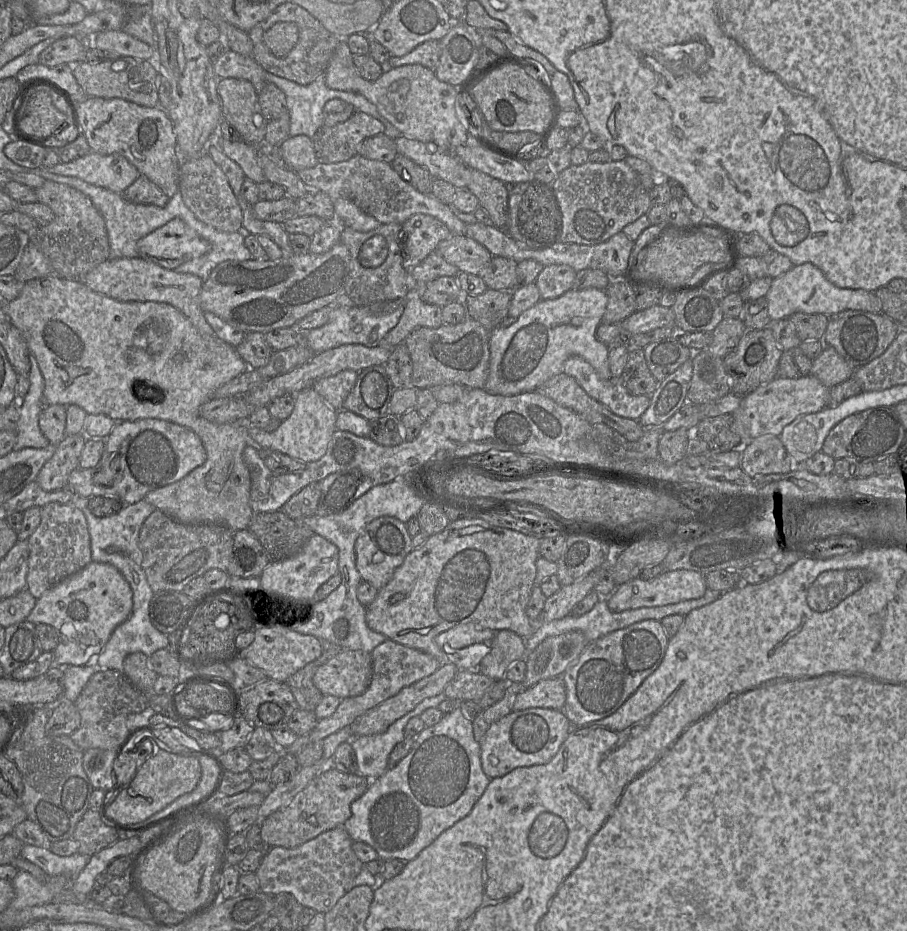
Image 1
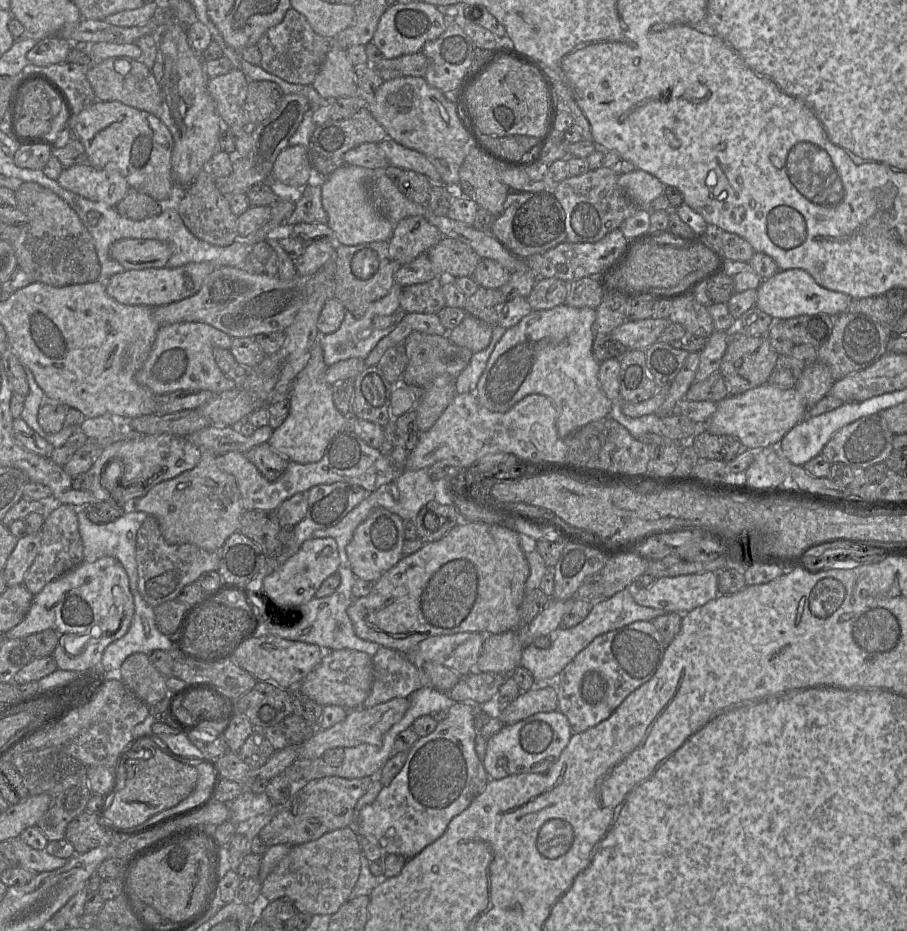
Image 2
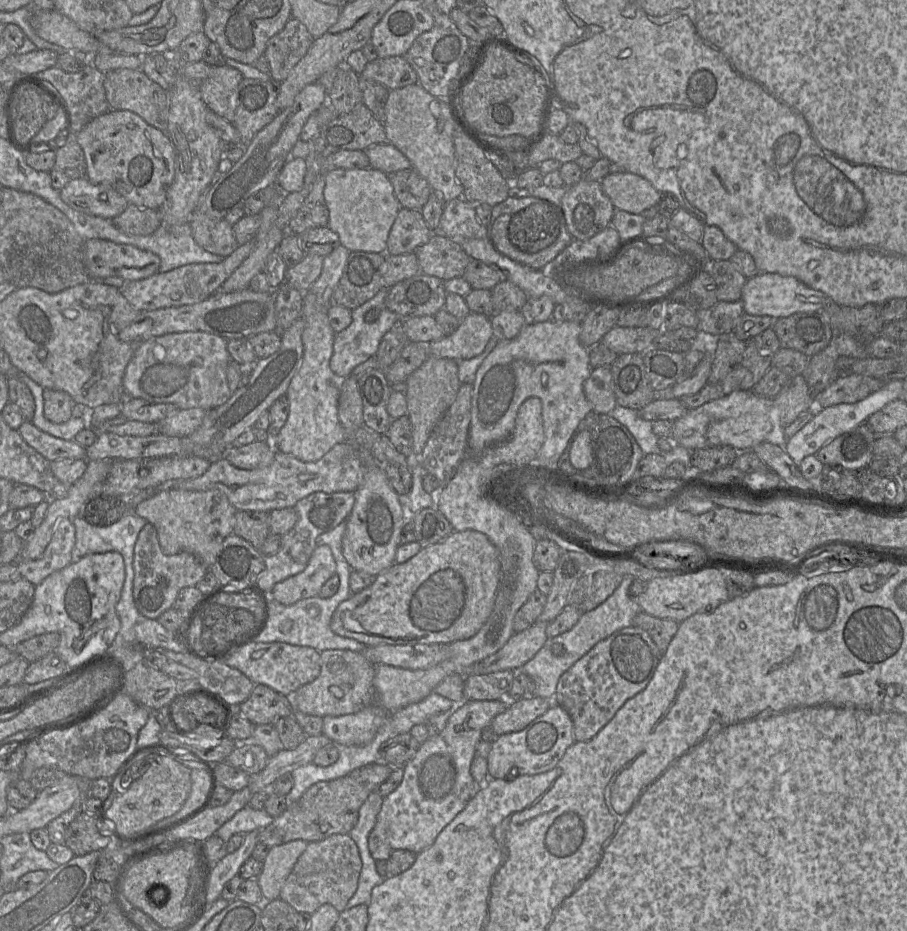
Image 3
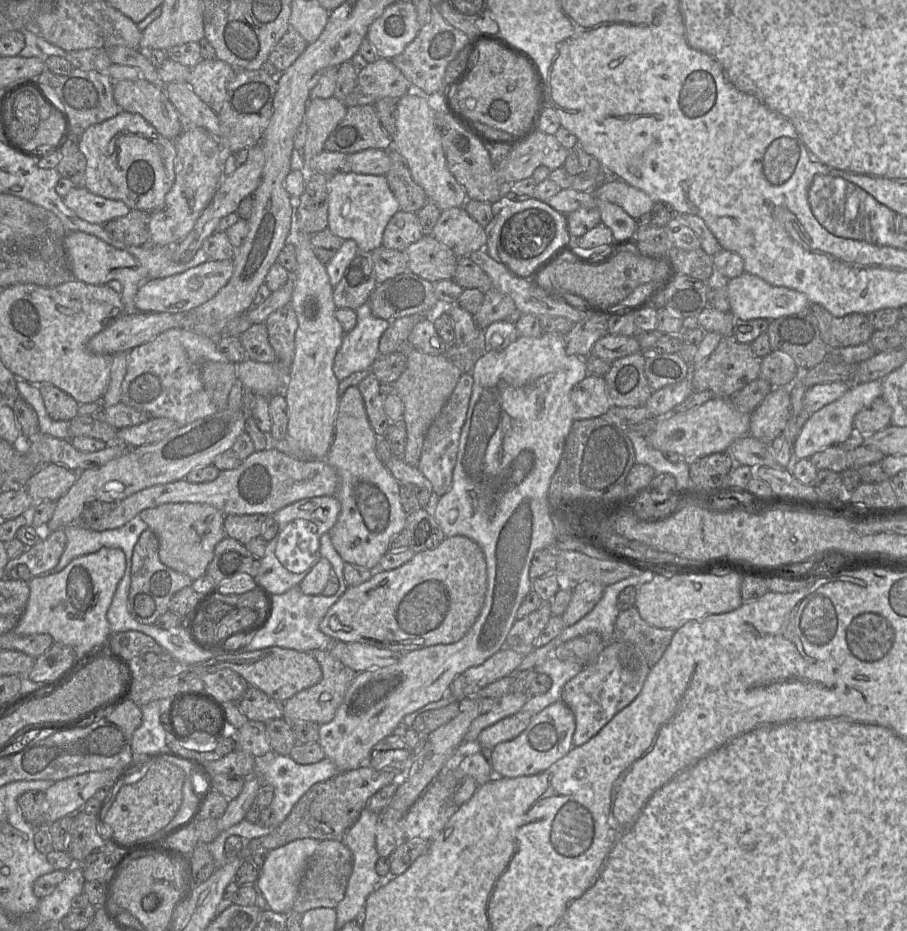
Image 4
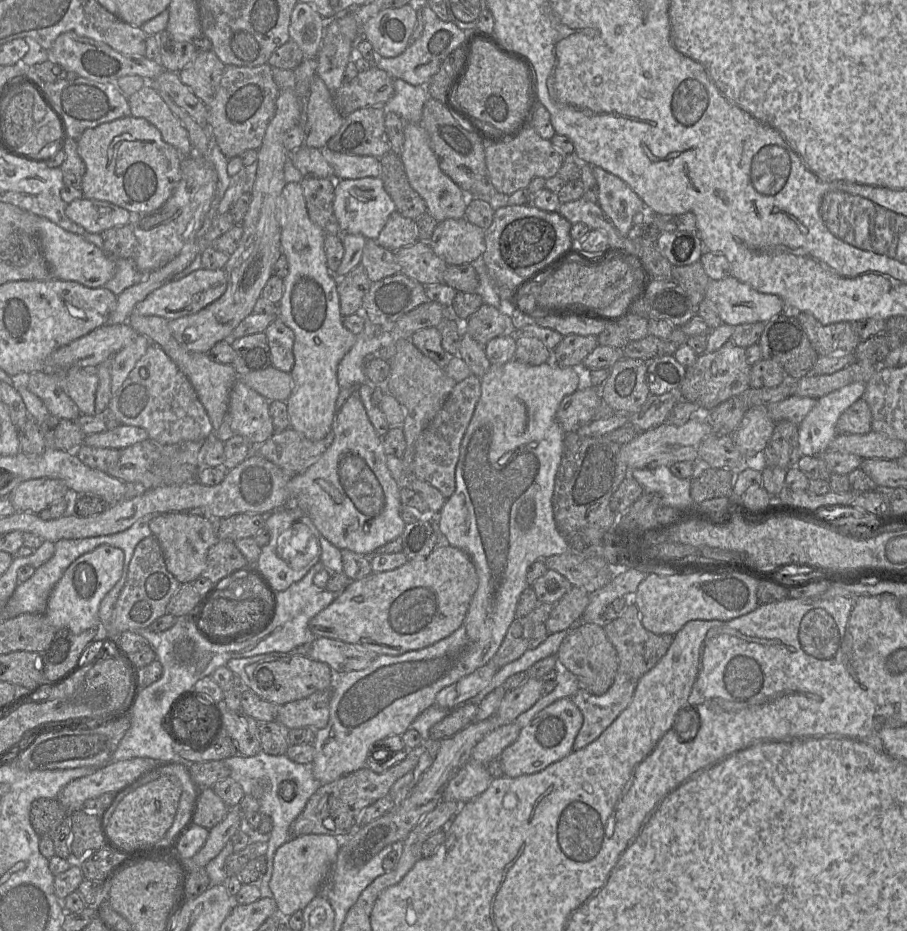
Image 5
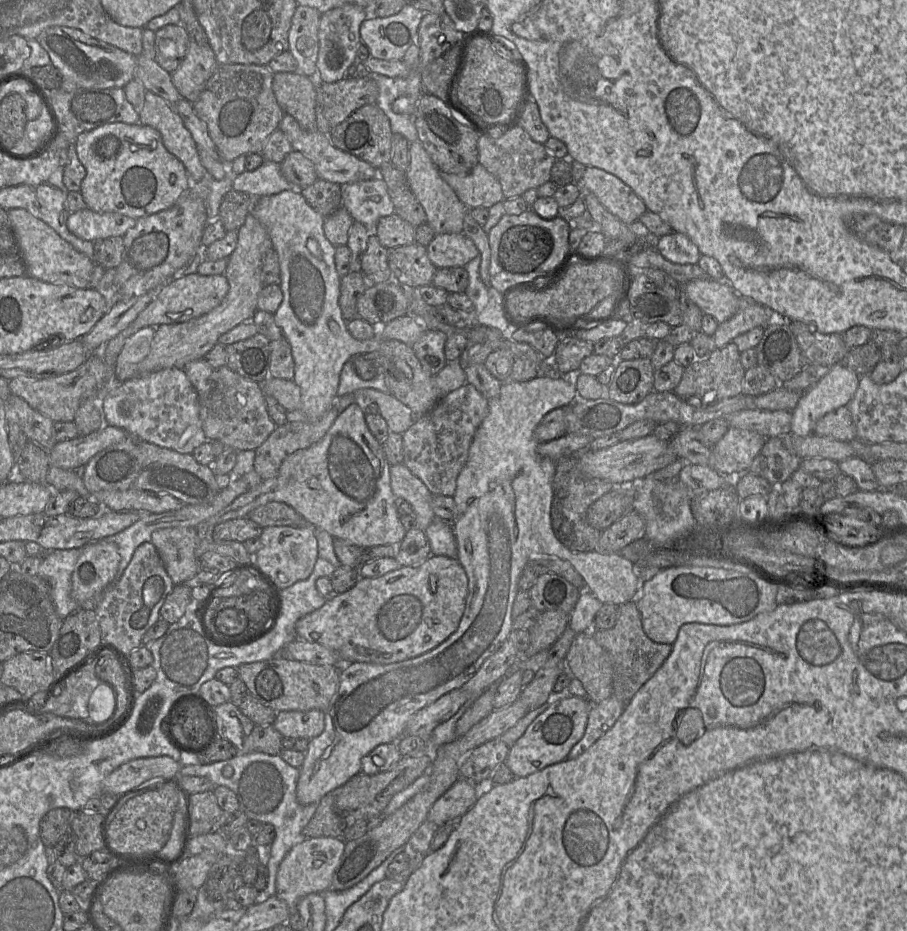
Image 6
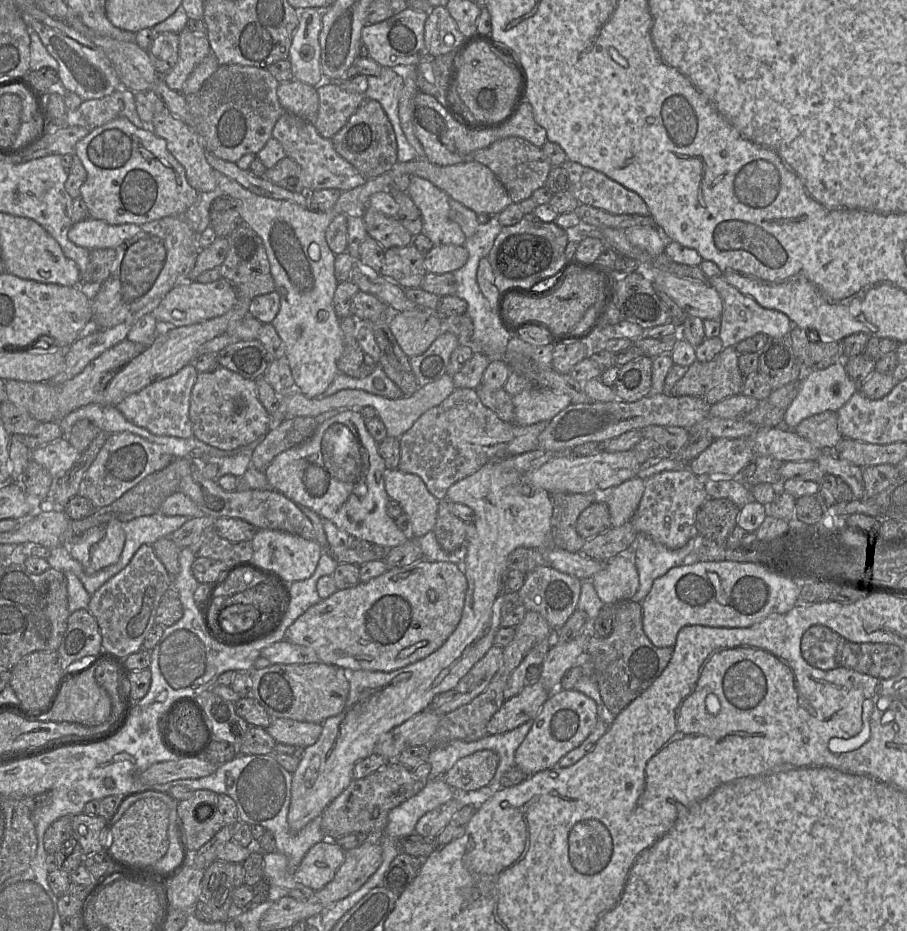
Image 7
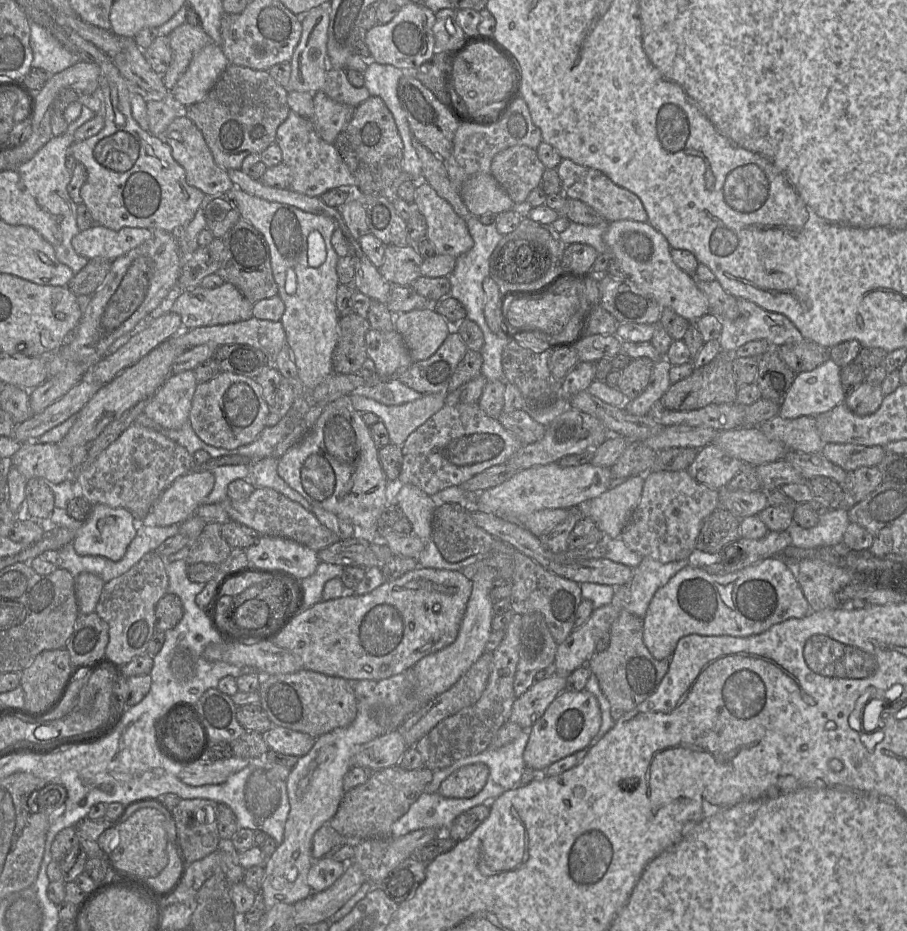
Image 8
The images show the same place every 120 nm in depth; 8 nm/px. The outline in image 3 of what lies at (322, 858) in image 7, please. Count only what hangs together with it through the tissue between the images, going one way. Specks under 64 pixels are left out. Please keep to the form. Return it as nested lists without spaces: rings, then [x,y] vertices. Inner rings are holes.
[[[294,840],[269,849],[258,876],[264,901],[280,899],[281,889],[308,842]]]

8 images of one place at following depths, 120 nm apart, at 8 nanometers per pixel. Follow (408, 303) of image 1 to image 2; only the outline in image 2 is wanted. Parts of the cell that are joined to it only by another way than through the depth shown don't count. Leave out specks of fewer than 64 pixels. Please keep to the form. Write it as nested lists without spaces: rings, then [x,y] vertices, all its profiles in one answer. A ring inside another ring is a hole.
[[[406,313],[395,328],[380,339],[365,358],[366,367],[376,366],[388,348],[404,343],[405,338],[413,331],[430,335],[446,335],[448,333],[436,313]]]

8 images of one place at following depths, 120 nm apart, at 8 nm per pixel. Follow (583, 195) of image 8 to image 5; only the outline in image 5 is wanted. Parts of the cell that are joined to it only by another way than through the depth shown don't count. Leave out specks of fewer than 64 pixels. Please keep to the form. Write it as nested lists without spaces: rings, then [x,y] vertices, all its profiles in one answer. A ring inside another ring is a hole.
[[[593,166],[592,169],[598,184],[597,203],[619,233],[627,236],[633,226],[633,216],[643,209],[645,203],[618,176],[598,166]]]

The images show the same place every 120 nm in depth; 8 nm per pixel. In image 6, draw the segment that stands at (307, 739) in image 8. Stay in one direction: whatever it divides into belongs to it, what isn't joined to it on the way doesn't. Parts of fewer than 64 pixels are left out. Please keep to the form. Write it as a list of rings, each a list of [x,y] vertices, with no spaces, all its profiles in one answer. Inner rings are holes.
[[[318,709],[281,711],[276,713],[272,725],[283,738],[306,738],[310,741],[324,730],[325,712]]]

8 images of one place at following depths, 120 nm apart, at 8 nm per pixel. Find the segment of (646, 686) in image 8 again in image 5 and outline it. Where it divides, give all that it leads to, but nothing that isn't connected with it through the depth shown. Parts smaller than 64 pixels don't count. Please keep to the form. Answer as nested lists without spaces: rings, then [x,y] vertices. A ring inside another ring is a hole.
[[[632,601],[618,618],[606,623],[604,629],[617,652],[618,671],[626,673],[635,681],[661,660],[673,641],[672,635],[657,635],[645,629],[640,620],[639,610]]]

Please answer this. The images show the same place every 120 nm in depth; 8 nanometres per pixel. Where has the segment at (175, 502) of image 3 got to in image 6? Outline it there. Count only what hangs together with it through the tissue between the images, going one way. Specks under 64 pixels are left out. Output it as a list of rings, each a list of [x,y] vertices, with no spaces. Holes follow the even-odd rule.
[[[195,527],[162,528],[152,533],[151,542],[175,585],[193,582],[198,570],[195,550],[199,539]]]

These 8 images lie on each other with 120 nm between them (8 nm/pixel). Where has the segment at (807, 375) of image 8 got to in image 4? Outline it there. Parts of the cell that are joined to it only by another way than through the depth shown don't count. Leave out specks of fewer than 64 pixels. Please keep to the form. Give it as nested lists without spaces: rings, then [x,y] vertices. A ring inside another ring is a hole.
[[[881,381],[852,384],[851,388],[842,397],[810,414],[793,443],[792,453],[794,460],[810,458],[817,451],[829,446],[859,443],[860,437],[856,437],[853,426],[854,417],[859,411],[881,396]]]

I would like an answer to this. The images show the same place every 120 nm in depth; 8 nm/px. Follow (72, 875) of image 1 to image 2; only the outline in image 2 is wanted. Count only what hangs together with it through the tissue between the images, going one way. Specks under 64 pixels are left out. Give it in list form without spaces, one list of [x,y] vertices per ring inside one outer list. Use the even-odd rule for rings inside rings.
[[[20,837],[13,838],[10,841],[18,860],[18,866],[25,870],[41,873],[61,868],[67,863],[66,859],[52,856],[45,849],[33,849]]]

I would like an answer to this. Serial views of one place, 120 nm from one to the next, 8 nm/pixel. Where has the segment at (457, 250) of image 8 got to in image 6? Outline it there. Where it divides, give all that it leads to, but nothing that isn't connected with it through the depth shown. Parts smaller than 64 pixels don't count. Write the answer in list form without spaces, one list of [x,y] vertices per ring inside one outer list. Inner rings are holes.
[[[419,140],[409,144],[409,166],[405,172],[408,186],[423,207],[426,223],[435,234],[456,234],[463,231],[463,220],[468,207],[457,197],[454,190],[442,179],[440,170]]]

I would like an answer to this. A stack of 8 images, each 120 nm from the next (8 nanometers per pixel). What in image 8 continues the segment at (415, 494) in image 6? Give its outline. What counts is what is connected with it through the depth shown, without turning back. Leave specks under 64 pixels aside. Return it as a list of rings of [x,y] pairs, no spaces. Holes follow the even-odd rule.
[[[402,484],[396,493],[396,504],[412,525],[413,534],[431,540],[432,518],[436,504],[430,495],[412,484]]]

